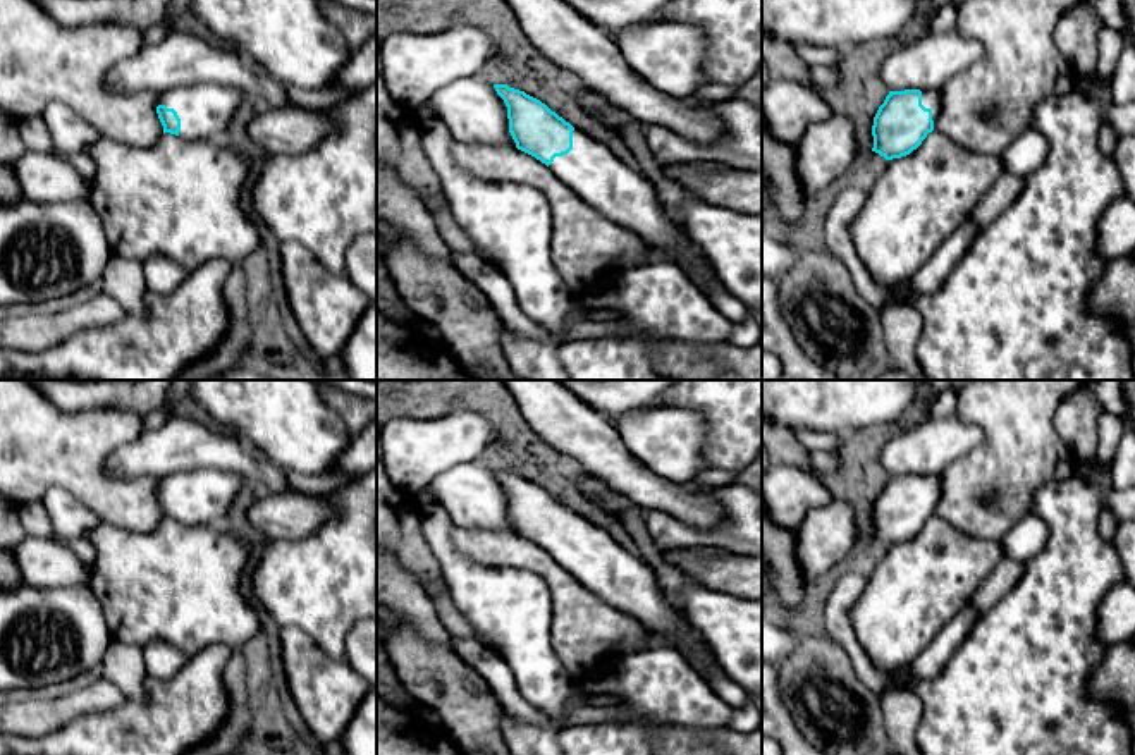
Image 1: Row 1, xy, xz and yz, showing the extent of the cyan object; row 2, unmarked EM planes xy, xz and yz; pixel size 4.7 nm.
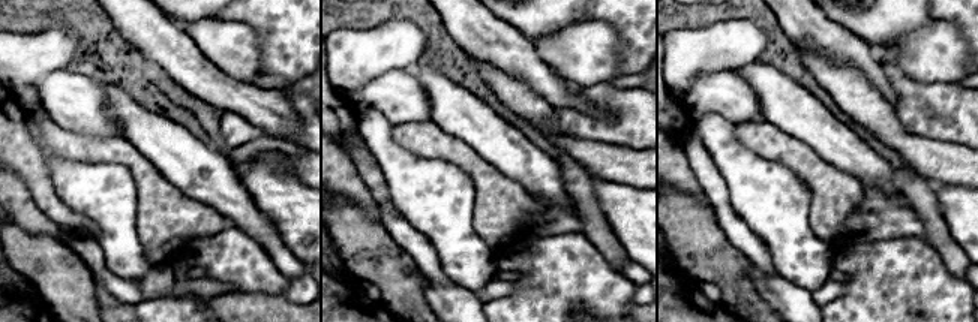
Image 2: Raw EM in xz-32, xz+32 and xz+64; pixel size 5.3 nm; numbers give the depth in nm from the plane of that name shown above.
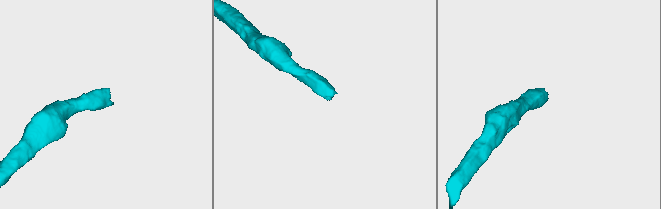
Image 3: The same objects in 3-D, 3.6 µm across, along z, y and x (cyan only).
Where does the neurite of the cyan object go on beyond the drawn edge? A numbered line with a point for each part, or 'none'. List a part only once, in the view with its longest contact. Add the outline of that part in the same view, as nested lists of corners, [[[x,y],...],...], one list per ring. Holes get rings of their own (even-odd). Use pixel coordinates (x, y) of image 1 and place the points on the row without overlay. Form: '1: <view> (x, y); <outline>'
1: xz (590, 554); [[[573,516],[573,535],[568,540],[555,542],[549,554],[605,604],[635,617],[647,629],[667,636],[674,647],[679,648],[683,643],[693,641],[690,629],[683,624],[679,614],[666,600],[657,583],[655,573],[647,561],[635,557],[605,530],[586,521],[583,516]]]

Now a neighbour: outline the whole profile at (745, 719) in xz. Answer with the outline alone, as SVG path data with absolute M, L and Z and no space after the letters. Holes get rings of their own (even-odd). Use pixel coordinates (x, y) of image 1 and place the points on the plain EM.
M753 703L733 709L727 729L734 733L752 733L760 727L760 715Z

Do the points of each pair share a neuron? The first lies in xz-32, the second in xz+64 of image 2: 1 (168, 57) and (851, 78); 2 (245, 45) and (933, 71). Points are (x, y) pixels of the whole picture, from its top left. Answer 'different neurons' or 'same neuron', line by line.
1: different neurons
2: same neuron

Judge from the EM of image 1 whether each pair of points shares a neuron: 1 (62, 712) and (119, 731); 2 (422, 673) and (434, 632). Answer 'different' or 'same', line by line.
1: different
2: different

